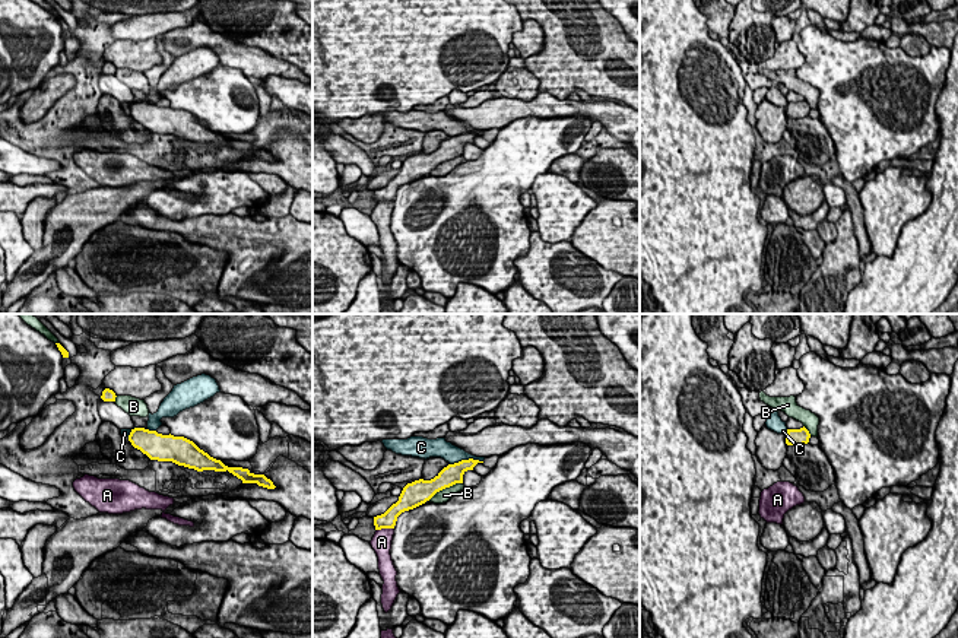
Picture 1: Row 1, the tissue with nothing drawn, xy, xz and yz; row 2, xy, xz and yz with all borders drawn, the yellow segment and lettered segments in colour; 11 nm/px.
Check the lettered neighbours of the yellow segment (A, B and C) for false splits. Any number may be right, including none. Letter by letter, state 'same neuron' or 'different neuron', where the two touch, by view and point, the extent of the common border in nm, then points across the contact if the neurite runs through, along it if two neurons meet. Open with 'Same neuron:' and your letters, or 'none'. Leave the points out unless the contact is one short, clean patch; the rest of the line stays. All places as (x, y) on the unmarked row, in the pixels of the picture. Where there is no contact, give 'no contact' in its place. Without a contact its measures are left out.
Same neuron: none
A: different neuron; contact xz (384, 200); length 190 nm
B: different neuron; contact xz (444, 161); length 440 nm
C: different neuron; contact xz (466, 133); length 380 nm; border xz (482, 133), (462, 132), (450, 137)

